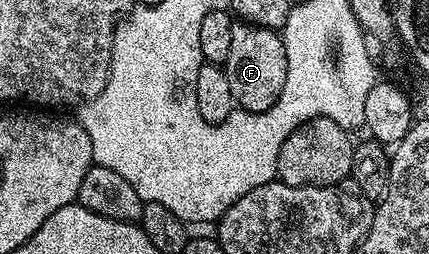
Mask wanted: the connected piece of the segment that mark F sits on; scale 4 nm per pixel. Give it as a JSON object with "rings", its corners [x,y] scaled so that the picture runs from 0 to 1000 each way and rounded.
{"rings":[[[564,83],[541,87],[538,126],[543,146],[534,157],[534,224],[524,276],[534,303],[541,394],[571,437],[627,429],[646,398],[646,382],[655,382],[655,350],[664,350],[669,315],[660,142],[648,118]]]}

